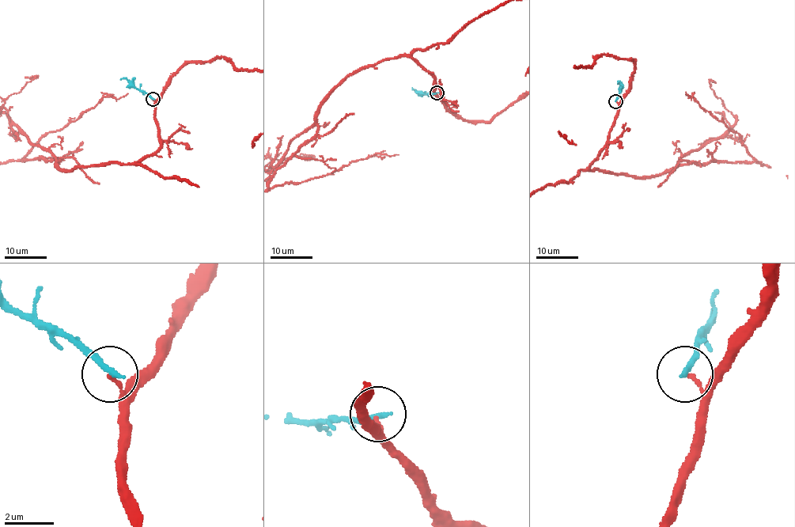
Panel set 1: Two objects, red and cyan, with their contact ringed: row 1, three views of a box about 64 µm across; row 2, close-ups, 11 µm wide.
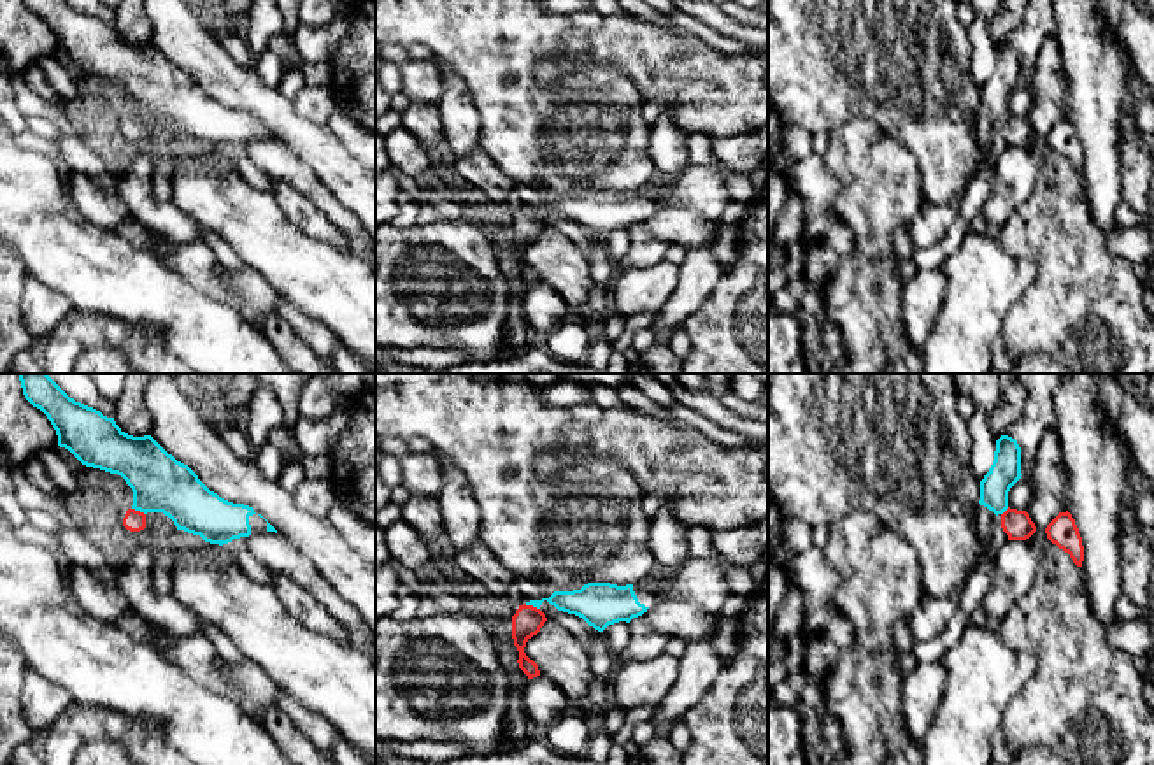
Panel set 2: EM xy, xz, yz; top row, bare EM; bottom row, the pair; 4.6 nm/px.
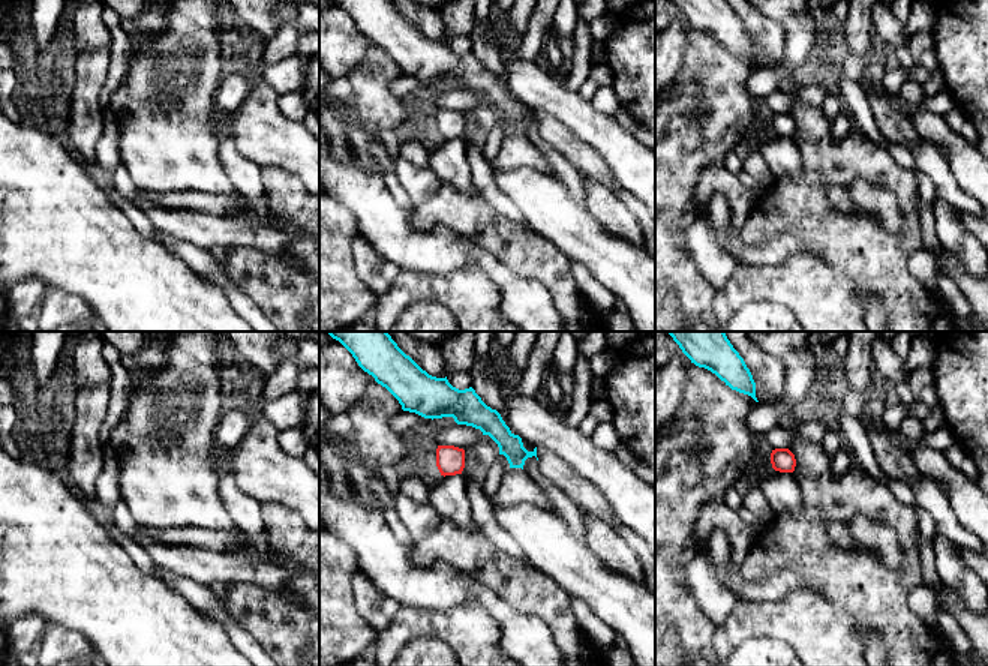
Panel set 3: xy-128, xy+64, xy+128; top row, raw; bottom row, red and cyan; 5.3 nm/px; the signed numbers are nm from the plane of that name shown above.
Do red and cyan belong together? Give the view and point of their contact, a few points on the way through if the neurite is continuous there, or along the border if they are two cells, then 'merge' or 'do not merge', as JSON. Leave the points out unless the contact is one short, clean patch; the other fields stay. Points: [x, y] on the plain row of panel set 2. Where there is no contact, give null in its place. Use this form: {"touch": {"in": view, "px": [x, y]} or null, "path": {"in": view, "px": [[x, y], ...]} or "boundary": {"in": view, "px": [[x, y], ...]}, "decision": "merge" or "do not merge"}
{"touch": {"in": "xz", "px": [532, 213]}, "boundary": {"in": "xz", "px": [[525, 211], [539, 216]]}, "decision": "do not merge"}

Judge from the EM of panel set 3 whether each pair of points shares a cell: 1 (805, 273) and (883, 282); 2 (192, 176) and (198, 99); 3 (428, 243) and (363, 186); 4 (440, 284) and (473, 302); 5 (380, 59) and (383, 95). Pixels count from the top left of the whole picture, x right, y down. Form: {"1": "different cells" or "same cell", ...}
{"1": "same cell", "2": "same cell", "3": "same cell", "4": "same cell", "5": "same cell"}

